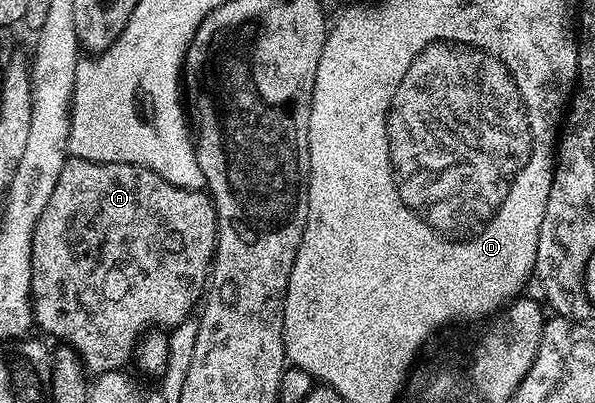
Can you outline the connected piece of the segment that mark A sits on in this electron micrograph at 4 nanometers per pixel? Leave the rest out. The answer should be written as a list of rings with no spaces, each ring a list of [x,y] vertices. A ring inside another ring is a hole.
[[[74,157],[68,158],[61,169],[61,175],[57,177],[57,185],[53,185],[53,193],[49,196],[49,203],[45,205],[45,209],[41,213],[41,217],[35,226],[33,233],[33,241],[31,242],[31,314],[33,316],[33,323],[36,328],[40,327],[47,335],[52,335],[53,338],[59,339],[60,344],[70,345],[71,348],[79,355],[79,360],[83,362],[84,368],[92,376],[109,373],[110,371],[117,371],[126,368],[126,363],[132,362],[135,354],[135,348],[140,339],[152,329],[170,329],[176,327],[181,321],[192,318],[191,311],[200,306],[201,300],[205,295],[205,288],[209,283],[209,276],[211,274],[211,265],[215,258],[215,240],[217,238],[217,224],[215,221],[215,204],[210,194],[203,191],[190,191],[189,189],[181,189],[177,185],[169,185],[169,181],[165,181],[165,177],[157,177],[157,173],[153,173],[149,169],[145,169],[141,165],[129,165],[128,163],[98,163],[97,161],[85,161],[84,159],[77,159]]]

